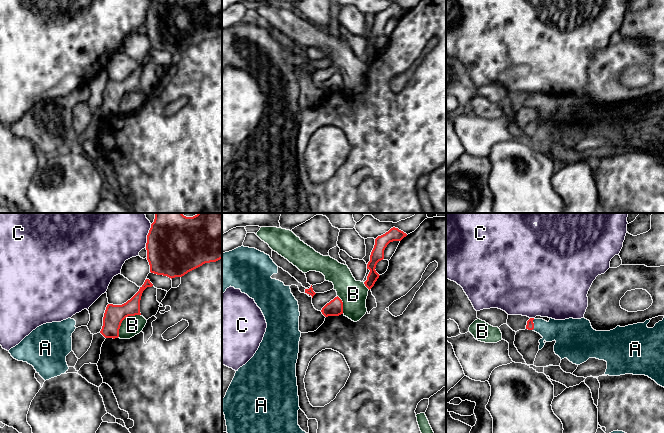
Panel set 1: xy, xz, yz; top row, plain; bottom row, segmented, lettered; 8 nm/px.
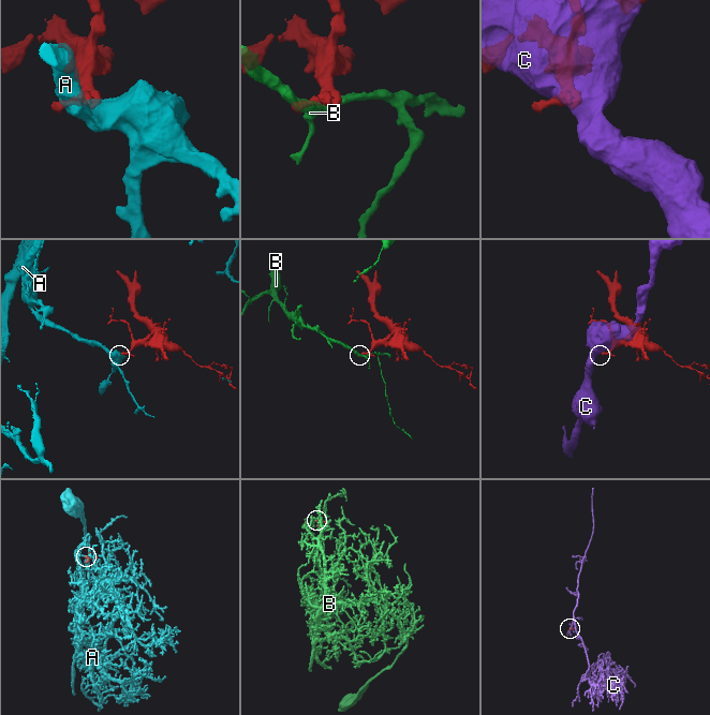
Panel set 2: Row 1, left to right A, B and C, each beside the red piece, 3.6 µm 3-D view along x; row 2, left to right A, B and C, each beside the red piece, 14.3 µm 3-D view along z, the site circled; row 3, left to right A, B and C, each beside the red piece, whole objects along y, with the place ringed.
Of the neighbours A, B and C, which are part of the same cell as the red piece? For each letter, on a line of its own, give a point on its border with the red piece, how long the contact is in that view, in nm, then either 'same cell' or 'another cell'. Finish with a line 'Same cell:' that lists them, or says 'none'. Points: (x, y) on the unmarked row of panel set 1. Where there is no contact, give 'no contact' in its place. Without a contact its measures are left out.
A: meets red in yz at (533, 100); contact 90 nm long; same cell
B: meets red in xy at (123, 95); contact 260 nm long; another cell
C: meets red in xy at (147, 12); contact 200 nm long; another cell
Same cell: A

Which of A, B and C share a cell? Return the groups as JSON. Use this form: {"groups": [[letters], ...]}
{"groups": [["A"], ["B"], ["C"]]}

